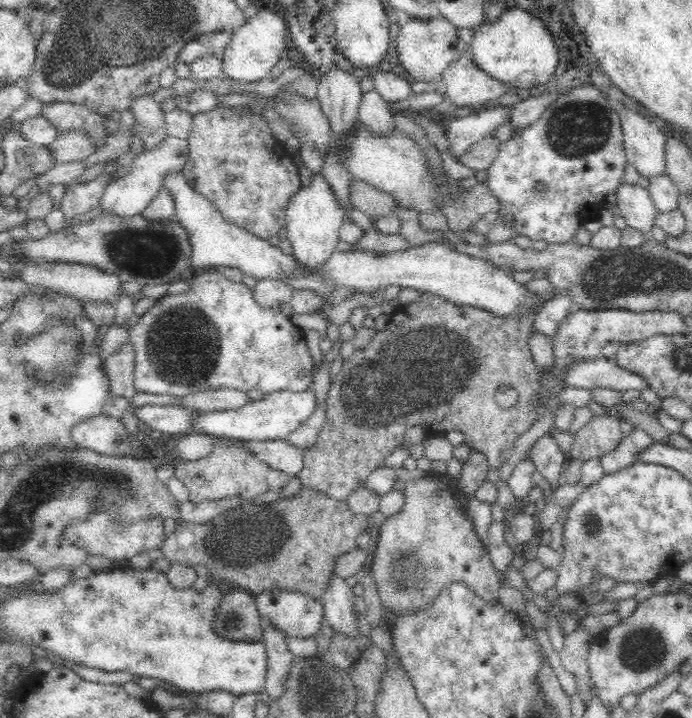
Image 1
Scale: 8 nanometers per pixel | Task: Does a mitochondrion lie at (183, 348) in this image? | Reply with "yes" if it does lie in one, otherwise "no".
yes

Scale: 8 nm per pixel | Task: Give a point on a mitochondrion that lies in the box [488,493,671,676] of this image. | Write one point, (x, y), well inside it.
(641, 649)

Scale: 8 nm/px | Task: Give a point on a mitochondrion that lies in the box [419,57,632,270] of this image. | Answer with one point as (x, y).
(577, 129)

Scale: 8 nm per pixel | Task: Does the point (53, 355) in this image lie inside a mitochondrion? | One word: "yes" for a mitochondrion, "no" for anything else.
yes

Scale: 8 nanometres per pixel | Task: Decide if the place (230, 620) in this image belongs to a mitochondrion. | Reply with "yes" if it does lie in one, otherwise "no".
yes

